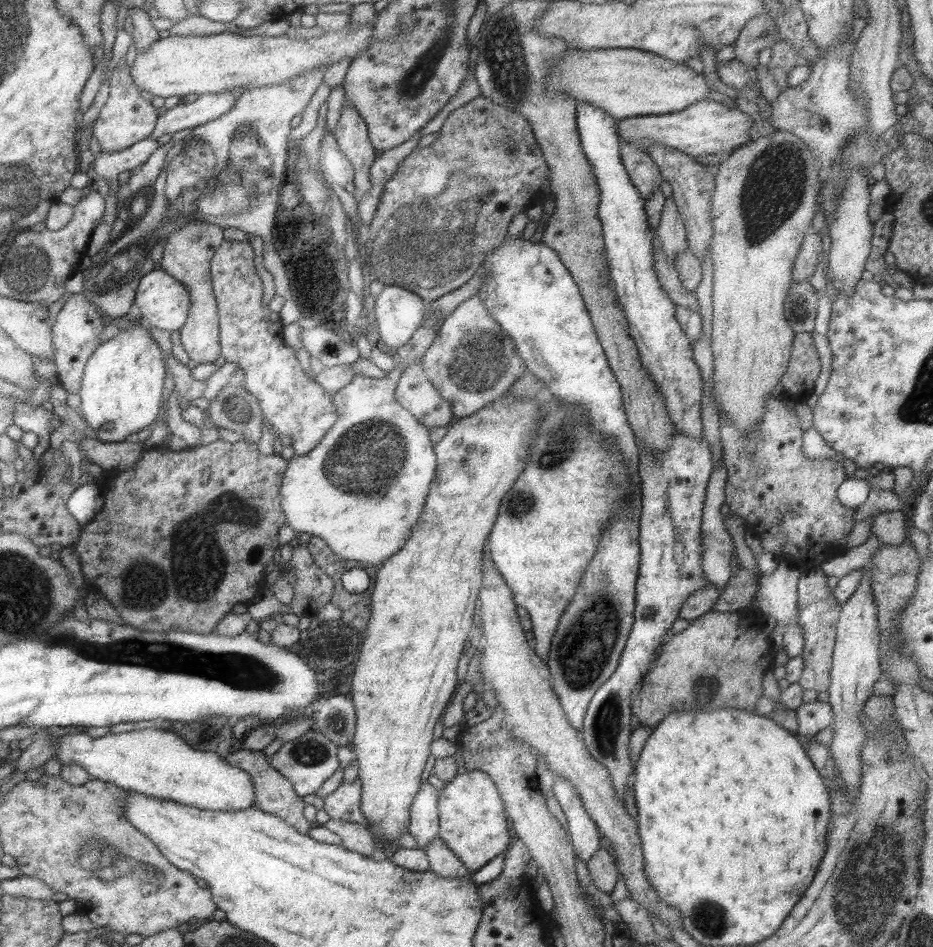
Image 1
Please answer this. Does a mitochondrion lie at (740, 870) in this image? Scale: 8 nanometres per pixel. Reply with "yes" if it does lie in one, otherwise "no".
no

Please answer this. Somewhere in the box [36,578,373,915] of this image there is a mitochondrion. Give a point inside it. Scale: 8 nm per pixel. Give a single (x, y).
(102, 856)

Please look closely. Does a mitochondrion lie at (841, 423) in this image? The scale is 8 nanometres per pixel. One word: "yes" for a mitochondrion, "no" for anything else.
no

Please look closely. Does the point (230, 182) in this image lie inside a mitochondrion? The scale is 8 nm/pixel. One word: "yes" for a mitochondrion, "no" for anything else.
yes

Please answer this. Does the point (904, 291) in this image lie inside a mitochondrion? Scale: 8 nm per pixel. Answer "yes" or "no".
no

